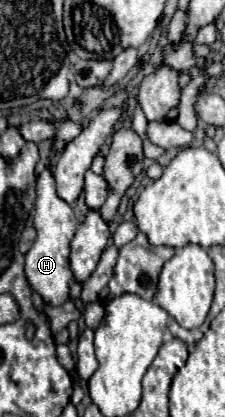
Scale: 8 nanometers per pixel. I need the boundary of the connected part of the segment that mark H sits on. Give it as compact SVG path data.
M46 166L36 180L36 206L34 206L34 228L36 228L36 240L26 254L26 278L28 284L40 292L46 304L50 306L62 306L68 300L68 284L72 280L72 270L68 264L70 256L70 240L74 238L74 232L78 228L78 218L72 210L72 206L56 194L56 184L52 176L52 166Z

